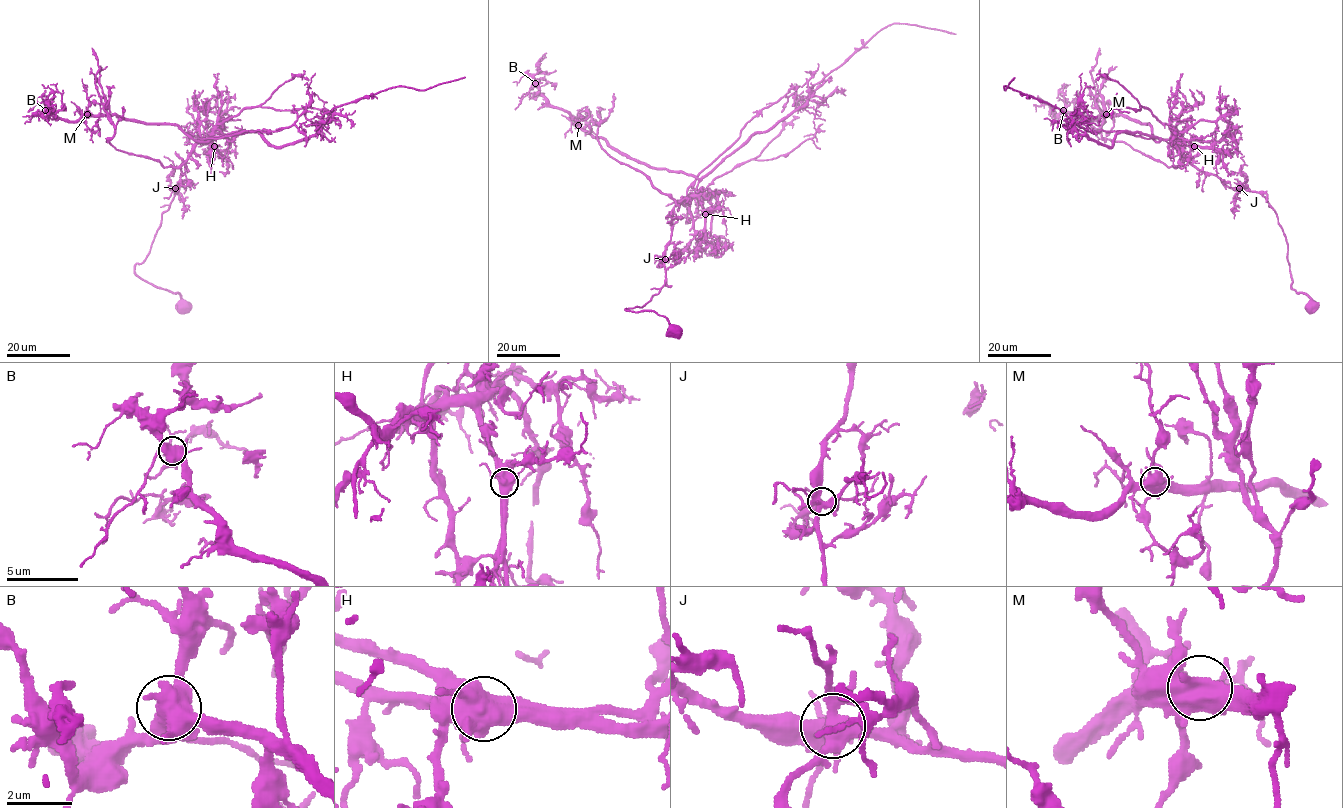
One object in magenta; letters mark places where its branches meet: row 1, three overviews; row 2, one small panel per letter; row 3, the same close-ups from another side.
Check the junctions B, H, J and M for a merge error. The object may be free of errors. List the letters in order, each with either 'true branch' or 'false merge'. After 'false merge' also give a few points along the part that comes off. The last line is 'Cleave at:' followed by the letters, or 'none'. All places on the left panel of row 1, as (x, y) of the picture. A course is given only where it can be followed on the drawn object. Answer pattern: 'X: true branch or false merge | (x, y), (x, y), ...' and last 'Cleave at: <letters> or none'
B: true branch
H: false merge | (215, 146), (207, 139), (258, 132), (286, 146), (315, 135), (334, 108), (465, 77)
J: true branch
M: true branch
Cleave at: H

